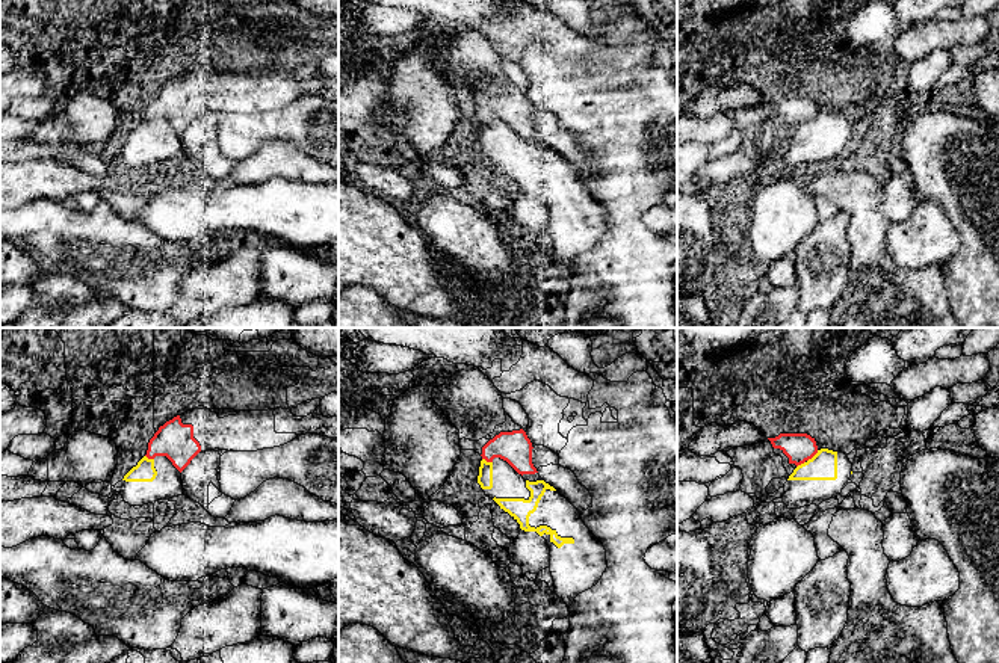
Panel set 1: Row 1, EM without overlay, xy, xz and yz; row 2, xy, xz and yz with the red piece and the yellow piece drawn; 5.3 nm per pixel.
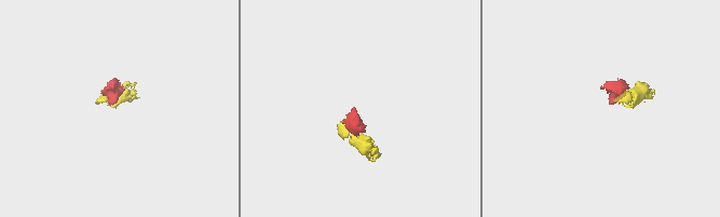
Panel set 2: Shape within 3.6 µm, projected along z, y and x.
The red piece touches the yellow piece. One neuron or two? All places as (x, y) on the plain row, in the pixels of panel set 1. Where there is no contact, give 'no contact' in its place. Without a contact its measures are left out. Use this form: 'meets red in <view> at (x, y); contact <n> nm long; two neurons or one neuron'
meets red in yz at (812, 118); contact 90 nm long; two neurons

